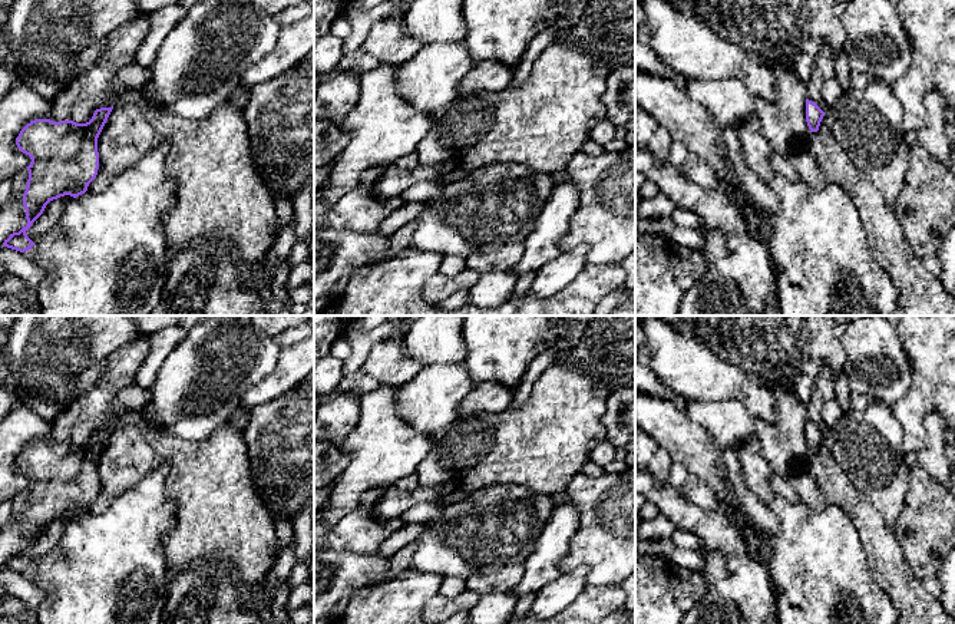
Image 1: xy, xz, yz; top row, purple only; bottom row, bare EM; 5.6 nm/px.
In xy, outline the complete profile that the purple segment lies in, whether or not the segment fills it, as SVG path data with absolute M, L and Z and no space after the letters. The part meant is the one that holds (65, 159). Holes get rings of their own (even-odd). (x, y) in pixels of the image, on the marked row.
M135 0L139 13L109 37L102 57L52 99L47 119L34 119L16 138L30 156L23 194L27 224L4 240L3 247L24 252L34 242L26 231L46 205L65 195L85 194L99 169L98 138L119 96L112 83L123 67L136 62L136 52L151 30L151 14L178 0Z

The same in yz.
M825 46L814 59L810 80L806 85L806 122L810 132L819 131L827 112L827 106L822 99L822 88L830 77L835 77L835 55L830 47Z

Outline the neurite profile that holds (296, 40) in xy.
M314 13L282 27L274 49L241 77L244 89L272 80L300 63L314 49Z

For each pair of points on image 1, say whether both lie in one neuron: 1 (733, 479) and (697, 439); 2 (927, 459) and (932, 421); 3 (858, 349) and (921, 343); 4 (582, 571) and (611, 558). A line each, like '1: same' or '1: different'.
1: same
2: same
3: different
4: different

